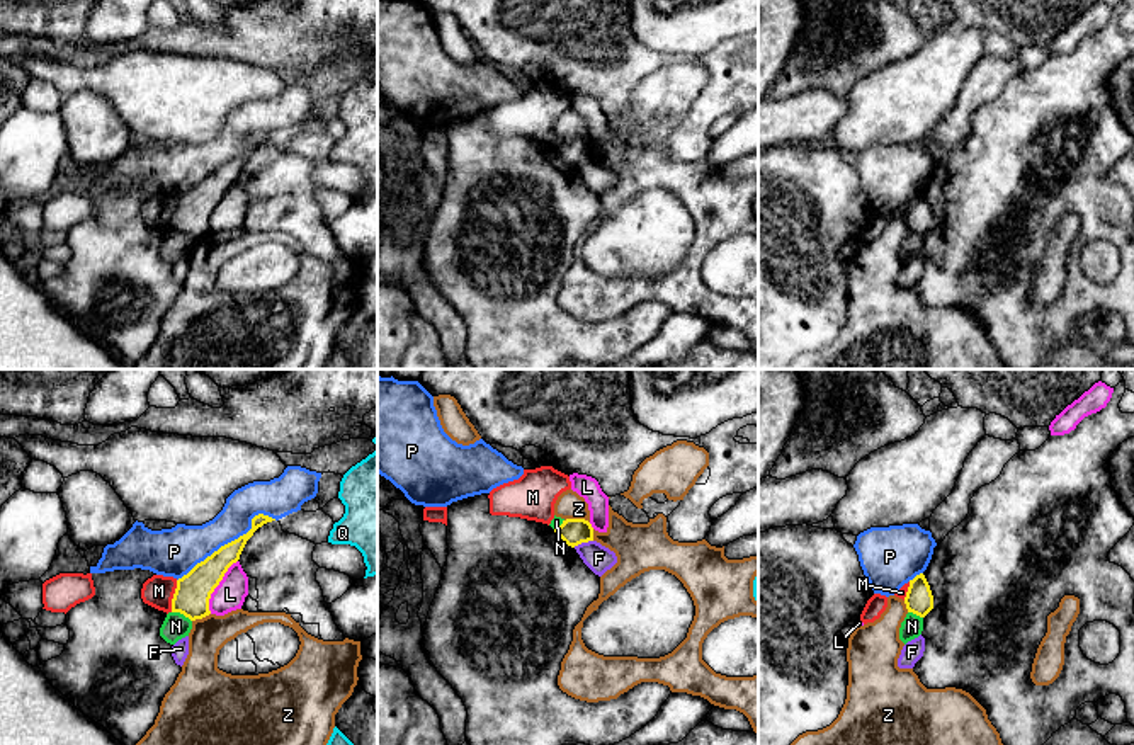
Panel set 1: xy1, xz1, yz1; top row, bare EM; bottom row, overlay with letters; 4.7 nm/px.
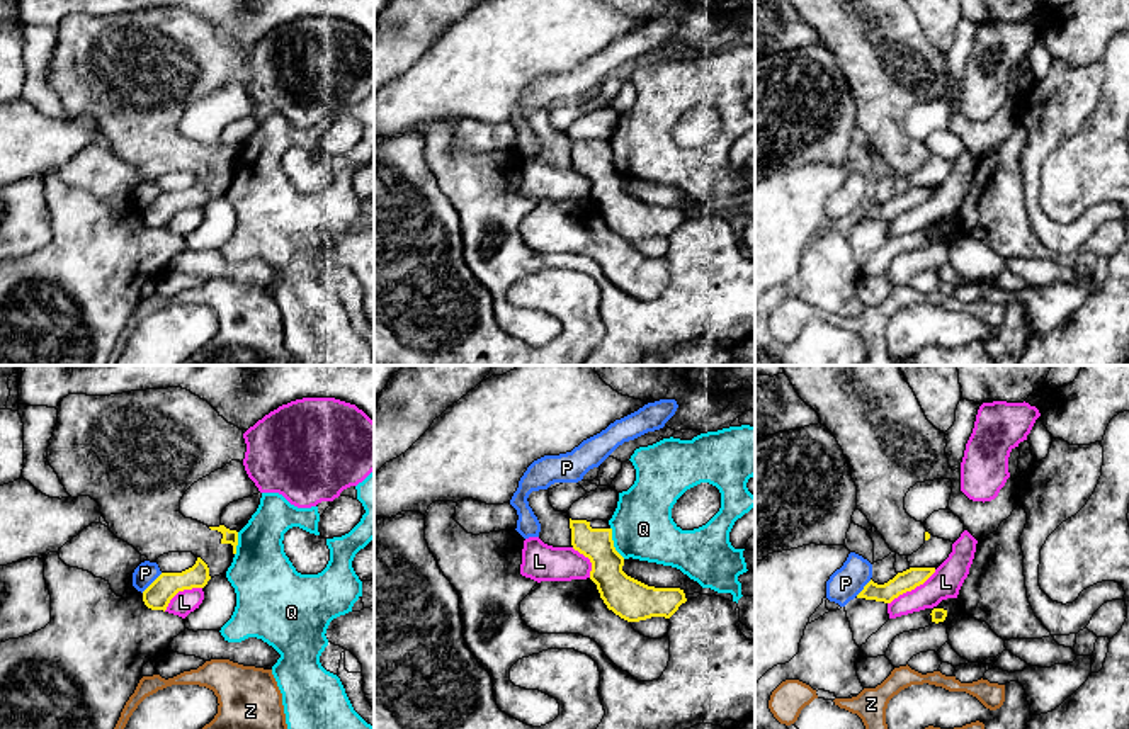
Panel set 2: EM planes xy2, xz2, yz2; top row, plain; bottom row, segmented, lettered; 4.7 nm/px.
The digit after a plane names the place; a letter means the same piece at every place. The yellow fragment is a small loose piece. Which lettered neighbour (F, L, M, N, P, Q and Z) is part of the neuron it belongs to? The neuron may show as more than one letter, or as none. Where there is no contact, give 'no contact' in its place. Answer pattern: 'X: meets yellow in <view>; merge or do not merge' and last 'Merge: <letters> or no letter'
F: meets yellow in xz1; do not merge
L: meets yellow in xy1; do not merge
M: meets yellow in xy1; do not merge
N: meets yellow in xy1; do not merge
P: meets yellow in xy1; do not merge
Q: meets yellow in xz2; do not merge
Z: meets yellow in xz1; do not merge
Merge: no letter

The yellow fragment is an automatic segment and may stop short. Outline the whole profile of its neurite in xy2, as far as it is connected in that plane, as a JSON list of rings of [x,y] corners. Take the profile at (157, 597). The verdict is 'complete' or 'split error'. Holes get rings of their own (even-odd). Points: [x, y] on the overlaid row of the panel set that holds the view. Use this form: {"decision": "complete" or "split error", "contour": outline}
{"decision": "split error", "contour": [[[182,387],[131,391],[111,396],[68,394],[56,406],[58,423],[48,447],[48,462],[71,498],[90,496],[100,506],[109,530],[133,545],[150,562],[168,552],[192,552],[197,561],[182,573],[162,573],[145,591],[151,610],[167,610],[170,600],[184,590],[204,588],[207,581],[228,571],[236,554],[238,532],[224,525],[207,527],[180,513],[180,500],[199,479],[231,461],[243,462],[247,444],[243,430],[228,423],[207,401]]]}

